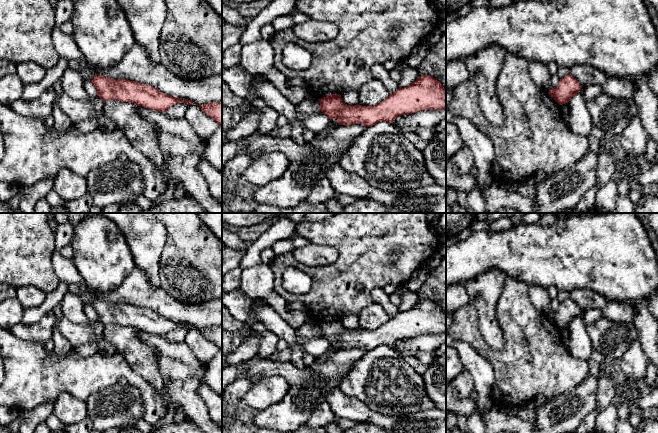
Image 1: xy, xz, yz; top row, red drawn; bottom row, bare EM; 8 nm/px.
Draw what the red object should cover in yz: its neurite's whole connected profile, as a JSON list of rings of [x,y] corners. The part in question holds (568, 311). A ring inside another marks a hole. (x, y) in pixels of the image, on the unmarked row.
[[[569,298],[560,303],[558,310],[552,312],[548,317],[559,329],[563,329],[568,327],[581,312],[581,308]]]

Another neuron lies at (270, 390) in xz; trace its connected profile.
[[[263,377],[258,383],[252,384],[242,397],[242,403],[256,411],[264,410],[280,402],[289,388],[290,384],[284,377]]]

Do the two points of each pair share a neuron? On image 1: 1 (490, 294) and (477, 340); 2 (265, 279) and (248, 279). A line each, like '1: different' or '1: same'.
1: different
2: same

